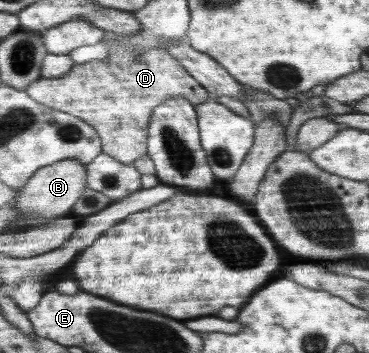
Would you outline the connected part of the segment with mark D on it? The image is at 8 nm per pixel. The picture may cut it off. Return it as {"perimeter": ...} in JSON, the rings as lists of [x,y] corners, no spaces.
{"perimeter":[[[118,36],[108,40],[109,54],[103,62],[90,61],[84,65],[75,64],[61,77],[41,78],[32,83],[25,93],[34,101],[42,102],[51,109],[72,114],[88,122],[101,137],[106,155],[123,164],[149,155],[148,124],[152,111],[166,99],[183,97],[194,107],[206,102],[212,95],[206,92],[186,72],[174,57],[165,50],[152,49],[135,54],[130,42],[120,42]]]}

